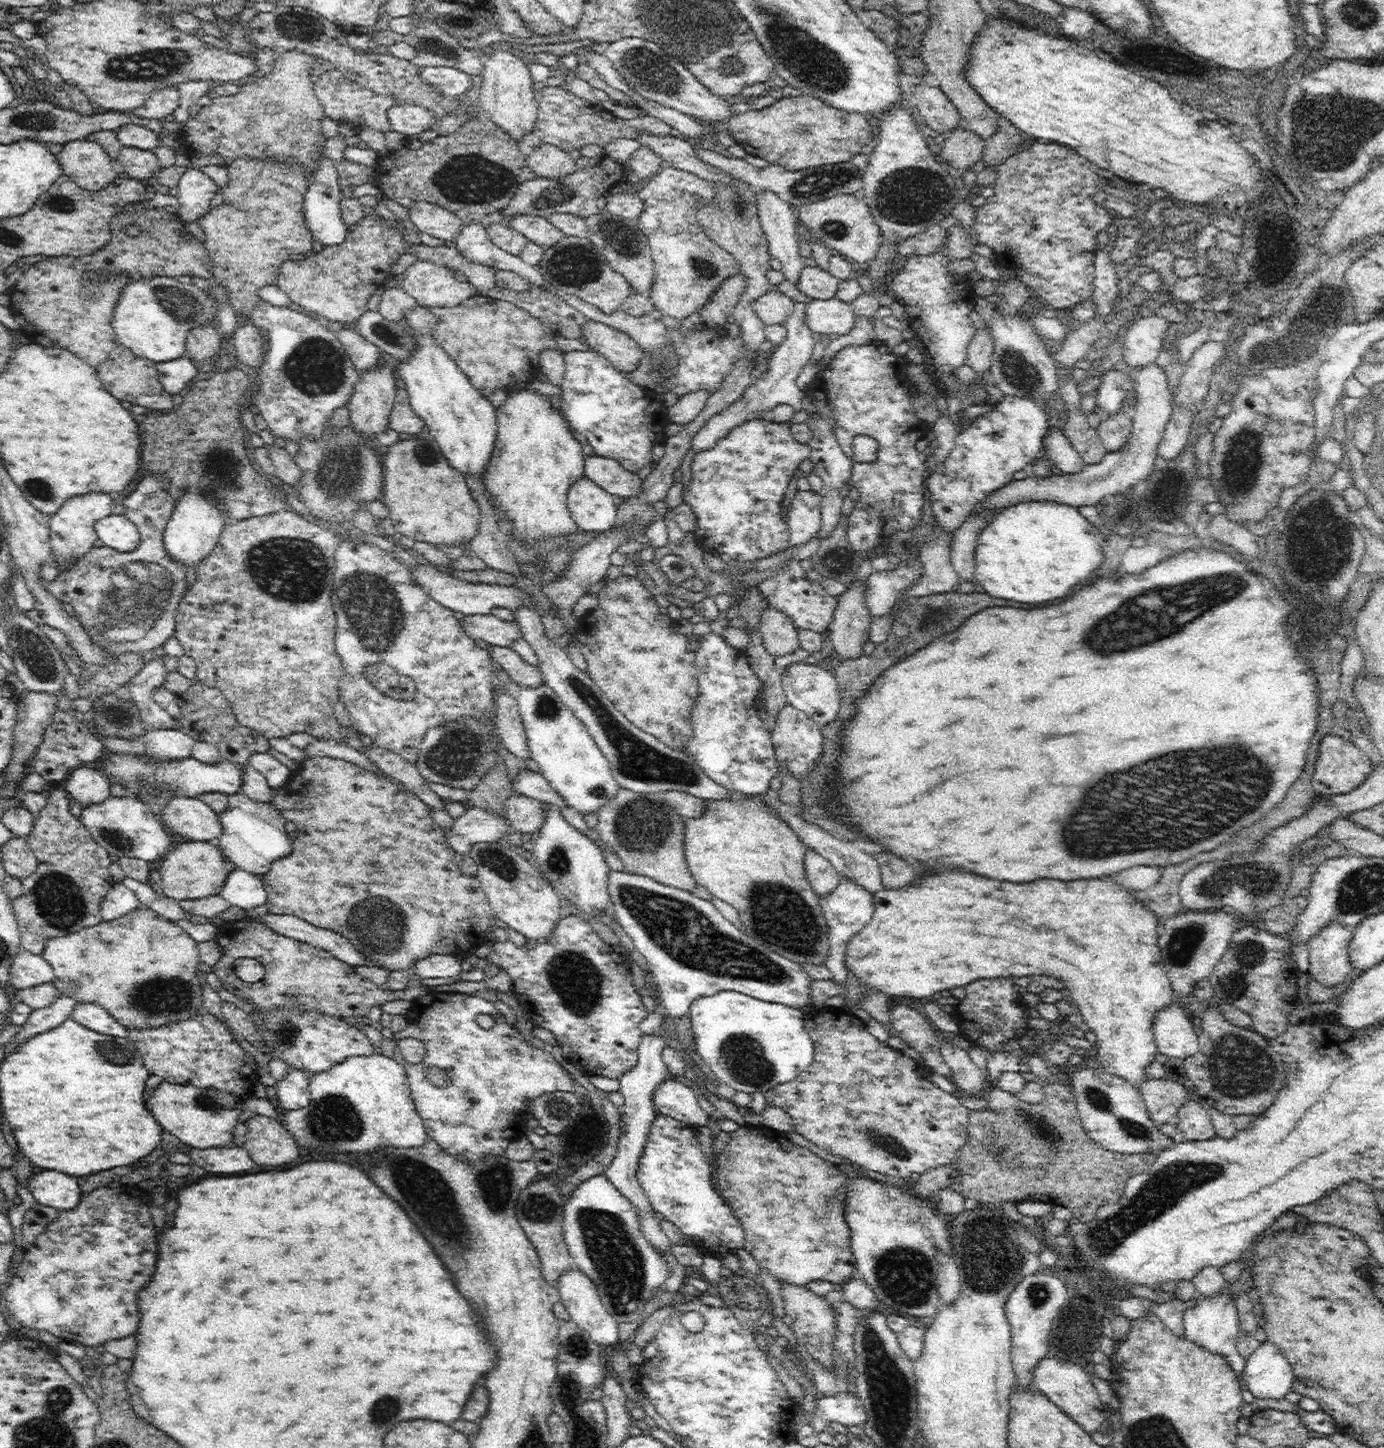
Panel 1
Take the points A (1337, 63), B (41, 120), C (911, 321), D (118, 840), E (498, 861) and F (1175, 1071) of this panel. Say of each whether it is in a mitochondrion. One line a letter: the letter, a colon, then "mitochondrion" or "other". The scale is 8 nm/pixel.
A: other
B: mitochondrion
C: other
D: mitochondrion
E: mitochondrion
F: other

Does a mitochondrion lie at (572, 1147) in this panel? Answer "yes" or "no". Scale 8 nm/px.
no

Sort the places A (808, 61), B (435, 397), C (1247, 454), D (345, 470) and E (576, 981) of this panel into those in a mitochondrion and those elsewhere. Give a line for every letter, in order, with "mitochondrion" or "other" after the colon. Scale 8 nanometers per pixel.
A: mitochondrion
B: other
C: mitochondrion
D: mitochondrion
E: mitochondrion

